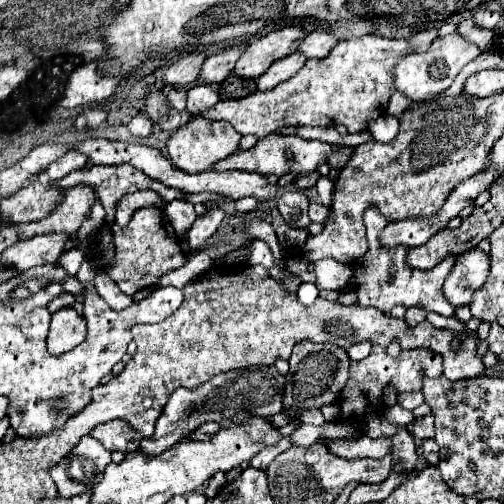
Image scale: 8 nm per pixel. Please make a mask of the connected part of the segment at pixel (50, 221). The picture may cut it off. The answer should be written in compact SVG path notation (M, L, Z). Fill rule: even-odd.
M86 184L66 188L62 194L64 194L62 202L46 218L16 226L20 240L30 240L38 234L54 234L54 232L66 232L70 236L78 234L82 222L88 218L90 208L98 196Z

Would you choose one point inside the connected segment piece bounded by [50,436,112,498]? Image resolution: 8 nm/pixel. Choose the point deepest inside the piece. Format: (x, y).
(81, 469)

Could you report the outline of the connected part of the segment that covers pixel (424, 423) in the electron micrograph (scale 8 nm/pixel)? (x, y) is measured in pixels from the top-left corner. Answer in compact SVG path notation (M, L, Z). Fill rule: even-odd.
M428 414L424 418L414 418L412 434L414 434L416 442L422 442L426 438L434 438L434 418L432 418L432 414Z

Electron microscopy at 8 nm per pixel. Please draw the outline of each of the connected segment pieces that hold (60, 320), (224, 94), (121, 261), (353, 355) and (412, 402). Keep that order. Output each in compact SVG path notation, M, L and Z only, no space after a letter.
M60 308L52 314L50 334L48 334L48 350L52 354L64 354L86 338L86 318L78 314L74 308Z
M230 74L222 84L220 84L220 98L242 98L248 96L250 92L256 90L256 82L250 82L246 78L240 78L236 74Z
M138 208L126 228L118 228L116 224L110 224L110 228L114 240L114 258L102 260L100 250L96 246L98 238L90 238L88 260L94 264L96 270L104 270L128 296L134 296L138 290L156 284L160 276L186 264L186 256L180 248L178 236L162 208Z
M360 342L360 344L354 344L354 346L348 348L348 356L350 356L352 362L358 362L358 360L366 358L370 354L370 350L372 350L370 342Z
M420 390L418 392L402 392L402 394L398 394L398 404L402 408L406 408L406 410L414 410L422 402L424 402L424 396L422 396Z

